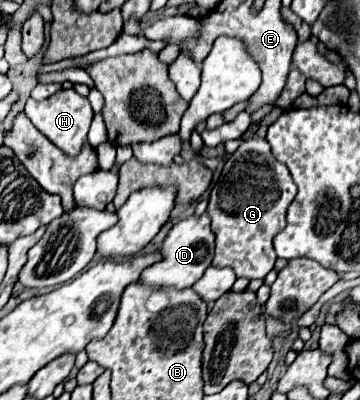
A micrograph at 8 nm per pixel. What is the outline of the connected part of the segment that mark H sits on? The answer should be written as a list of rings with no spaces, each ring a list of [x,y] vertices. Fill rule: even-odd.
[[[59,89],[57,93],[53,93],[51,97],[47,97],[43,101],[29,99],[25,105],[25,115],[31,119],[31,123],[43,135],[47,135],[49,141],[53,141],[53,145],[57,145],[69,157],[75,157],[81,153],[81,149],[87,141],[89,125],[93,121],[93,109],[91,109],[87,97],[81,97],[73,89]]]

